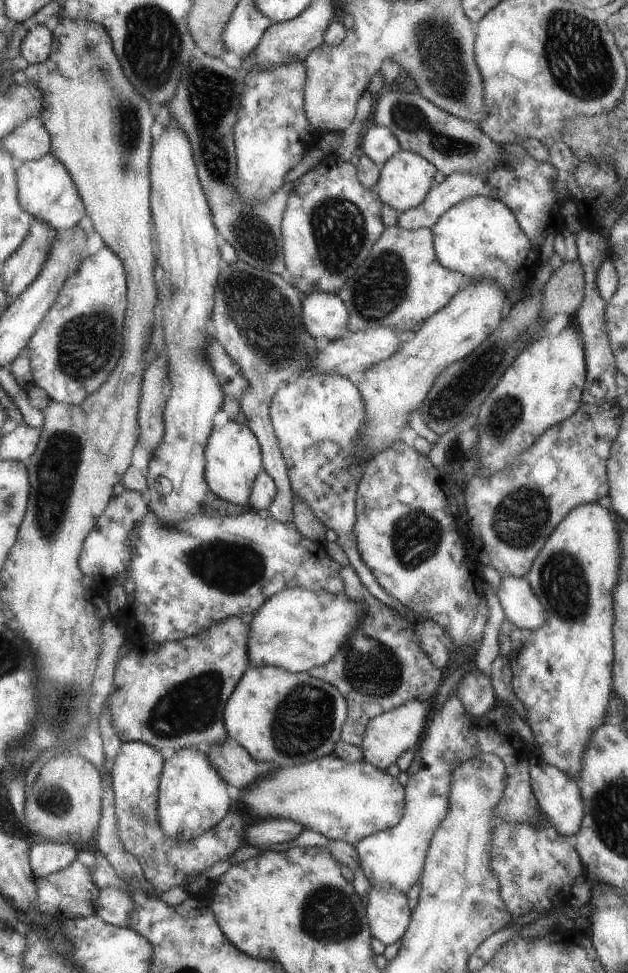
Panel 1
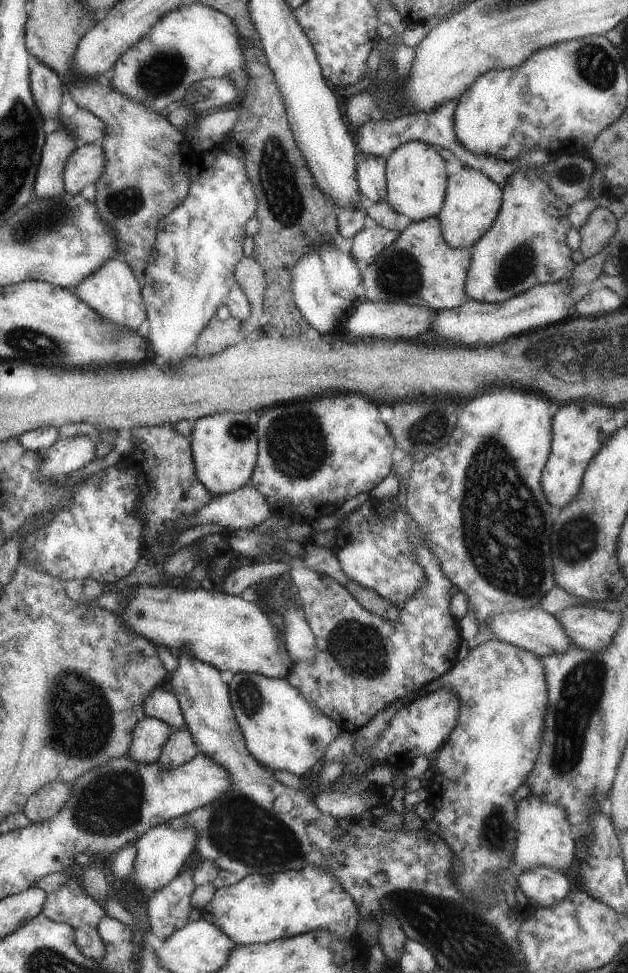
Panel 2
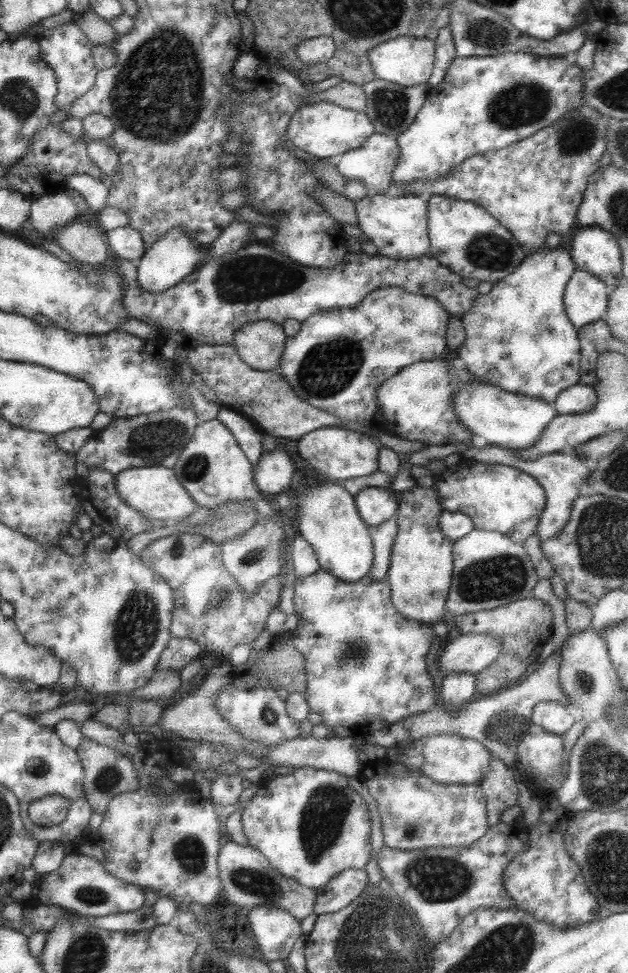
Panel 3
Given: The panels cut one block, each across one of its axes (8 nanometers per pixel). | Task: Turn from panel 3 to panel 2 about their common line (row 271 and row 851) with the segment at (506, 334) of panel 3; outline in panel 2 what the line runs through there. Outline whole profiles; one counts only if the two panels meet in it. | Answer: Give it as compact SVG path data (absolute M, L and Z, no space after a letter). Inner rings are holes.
M527 796L516 804L516 836L513 861L523 868L522 872L538 866L564 870L575 859L576 840L572 836L572 828L568 816L562 806L546 804L536 796Z

